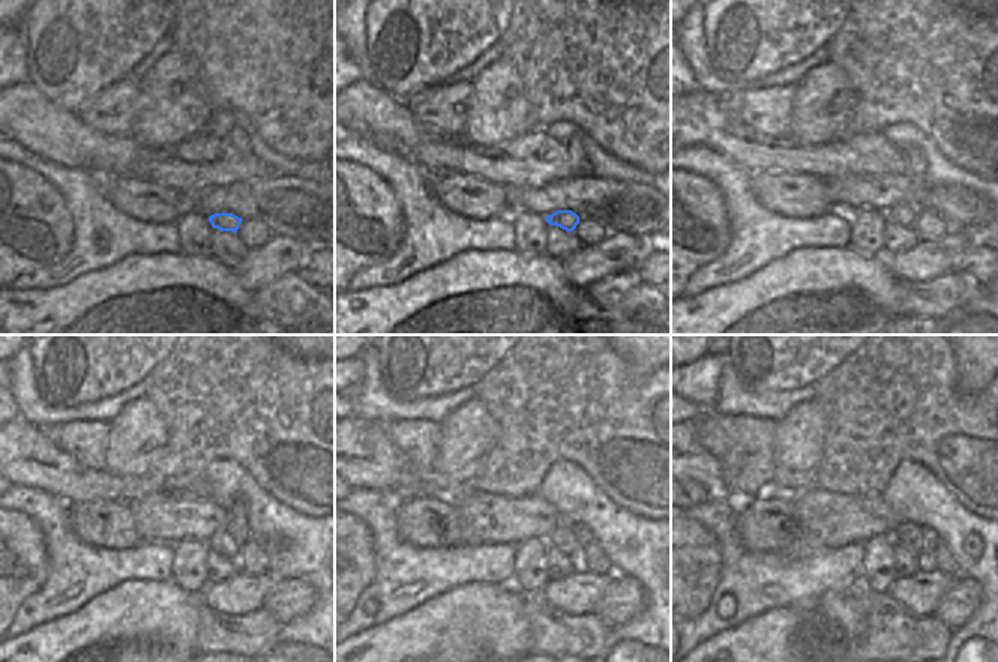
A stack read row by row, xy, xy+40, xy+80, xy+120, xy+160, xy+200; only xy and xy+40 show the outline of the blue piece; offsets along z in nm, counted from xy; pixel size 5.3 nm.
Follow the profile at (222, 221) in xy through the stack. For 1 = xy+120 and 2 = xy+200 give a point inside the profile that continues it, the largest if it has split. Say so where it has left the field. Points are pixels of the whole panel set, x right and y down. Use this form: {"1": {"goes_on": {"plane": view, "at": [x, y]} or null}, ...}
{"1": {"goes_on": {"plane": "xy+120", "at": [227, 542]}}, "2": {"goes_on": {"plane": "xy+200", "at": [908, 535]}}}

